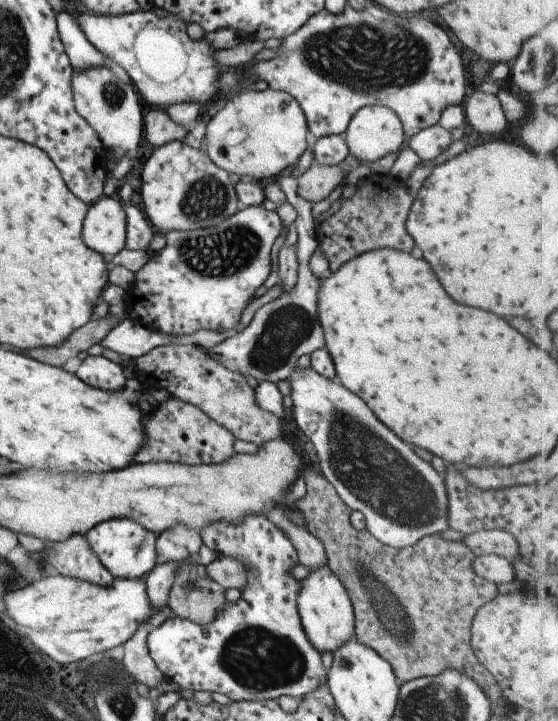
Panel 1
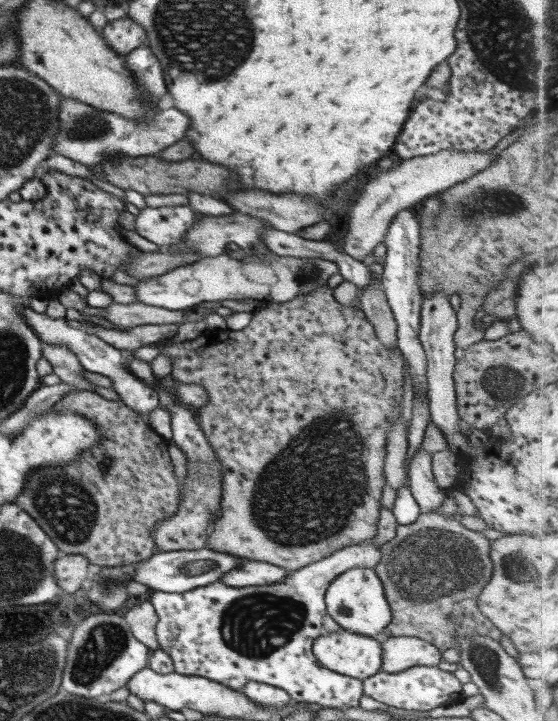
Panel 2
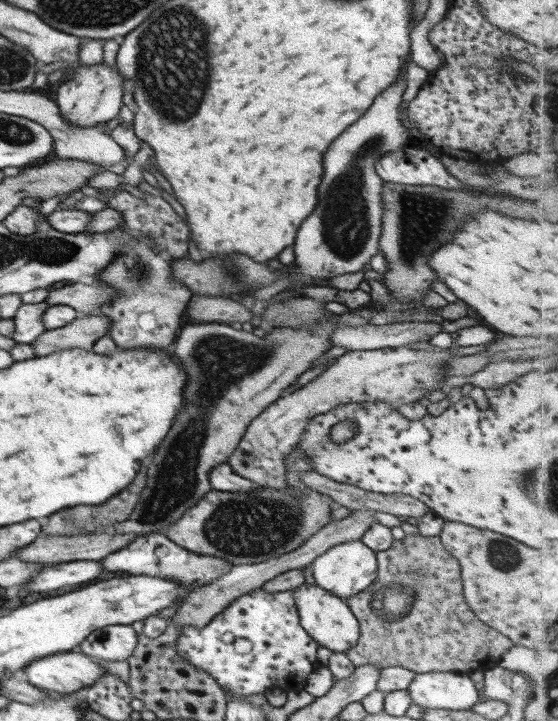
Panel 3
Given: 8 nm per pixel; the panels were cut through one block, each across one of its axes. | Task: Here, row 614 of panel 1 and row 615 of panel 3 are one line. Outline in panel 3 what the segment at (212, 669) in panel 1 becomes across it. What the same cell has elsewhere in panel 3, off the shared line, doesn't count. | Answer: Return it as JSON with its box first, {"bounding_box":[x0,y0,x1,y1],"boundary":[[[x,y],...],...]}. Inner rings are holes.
{"bounding_box":[176,589,320,698],"boundary":[[[253,589],[232,600],[203,628],[183,625],[176,653],[190,666],[206,672],[220,689],[234,698],[265,692],[273,686],[301,691],[308,674],[320,664],[315,658],[318,644],[299,624],[293,591],[265,592]]]}

